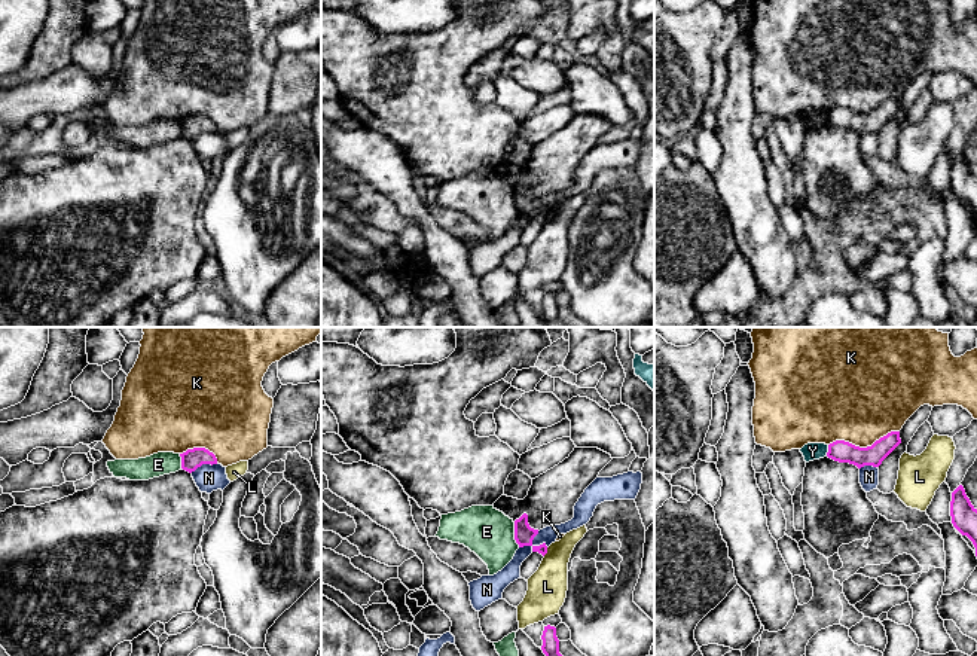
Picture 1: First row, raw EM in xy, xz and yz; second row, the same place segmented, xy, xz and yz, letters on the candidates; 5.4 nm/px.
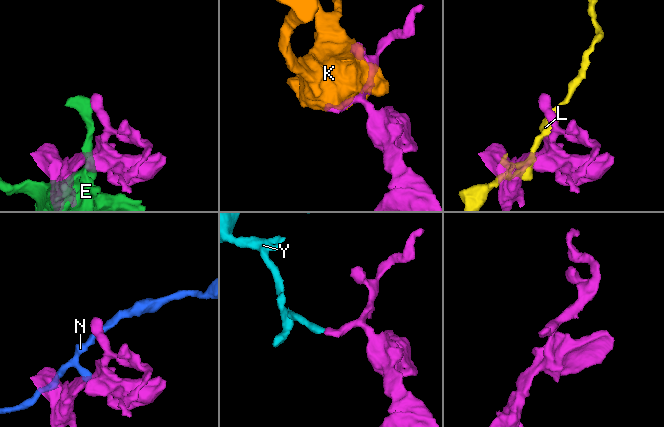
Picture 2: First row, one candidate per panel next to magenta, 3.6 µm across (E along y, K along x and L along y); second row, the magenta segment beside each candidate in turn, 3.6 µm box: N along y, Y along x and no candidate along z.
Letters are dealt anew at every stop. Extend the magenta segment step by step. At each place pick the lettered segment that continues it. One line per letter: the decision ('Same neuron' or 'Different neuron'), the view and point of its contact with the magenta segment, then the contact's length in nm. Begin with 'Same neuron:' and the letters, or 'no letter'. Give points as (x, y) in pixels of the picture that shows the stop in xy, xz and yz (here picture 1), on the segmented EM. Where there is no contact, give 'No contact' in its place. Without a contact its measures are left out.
Same neuron: no letter
E: Different neuron. Touches magenta at xz (515, 534). Shared border 140 nm
K: Different neuron. Touches magenta at yz (863, 448). Shared border 400 nm
L: Different neuron. Touches magenta at xz (546, 552). Shared border 50 nm
N: Different neuron. Touches magenta at xz (531, 545). Shared border 160 nm
Y: Different neuron. Touches magenta at yz (829, 451). Shared border 70 nm

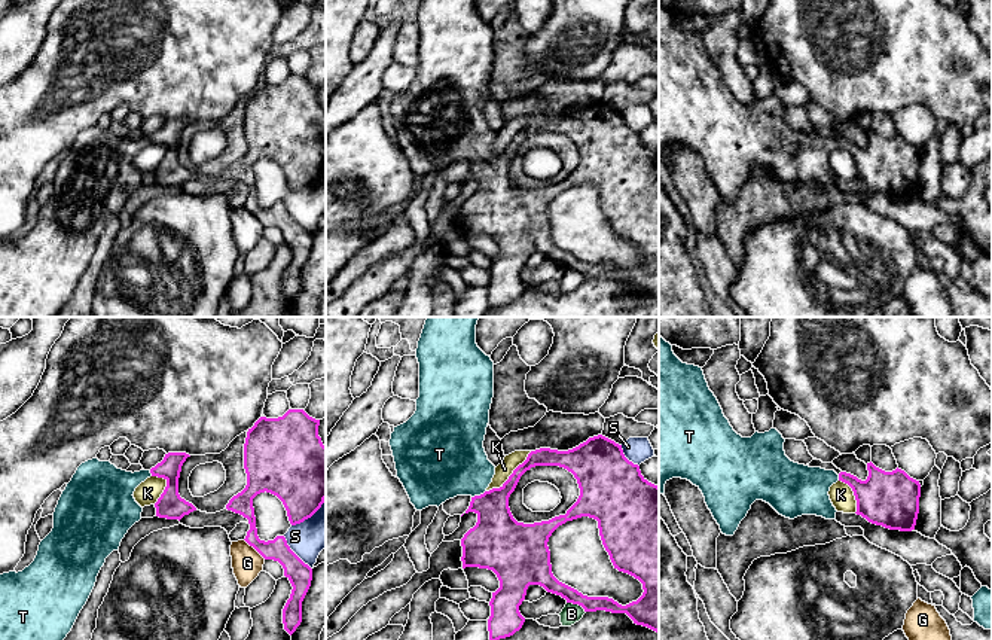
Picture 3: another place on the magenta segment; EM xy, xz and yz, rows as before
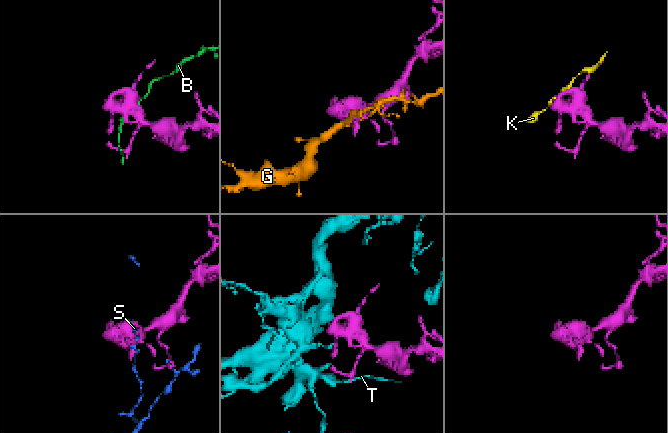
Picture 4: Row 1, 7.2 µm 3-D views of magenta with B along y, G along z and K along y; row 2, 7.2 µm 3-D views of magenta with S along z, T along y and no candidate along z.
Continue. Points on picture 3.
Same neuron: T
B: Different neuron. Touches magenta at xz (577, 603). Shared border 120 nm
G: Different neuron. Touches magenta at xy (255, 548). Shared border 160 nm
K: Different neuron. Touches magenta at xz (510, 475). Shared border 340 nm
S: Different neuron. Touches magenta at xy (293, 552). Shared border 240 nm
T: Same neuron. Touches magenta at xz (478, 496). Shared border 90 nm

